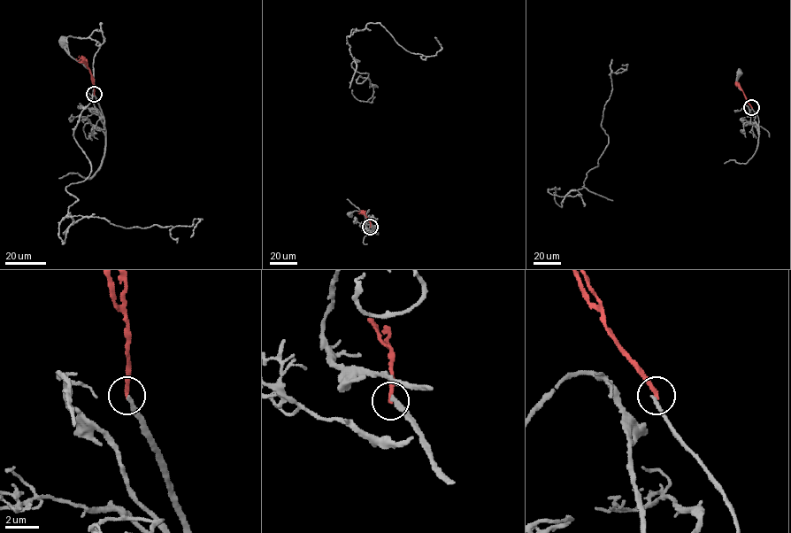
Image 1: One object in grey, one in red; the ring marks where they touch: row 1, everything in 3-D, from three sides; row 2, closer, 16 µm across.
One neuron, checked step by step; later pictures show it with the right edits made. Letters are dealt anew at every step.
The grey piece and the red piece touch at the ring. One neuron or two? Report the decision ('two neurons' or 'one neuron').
two neurons

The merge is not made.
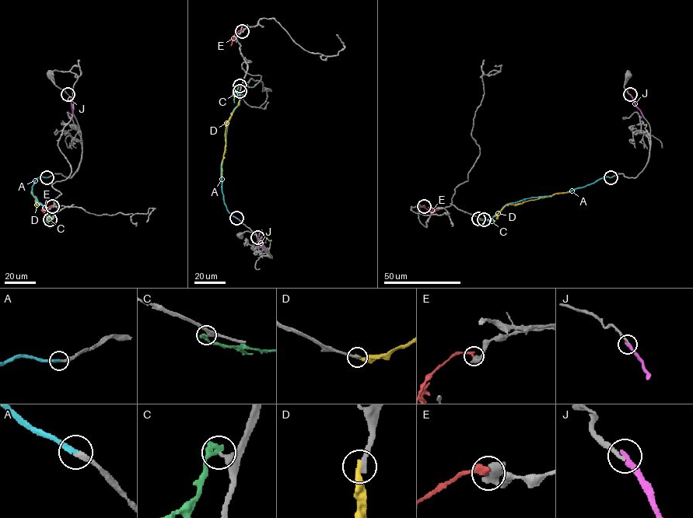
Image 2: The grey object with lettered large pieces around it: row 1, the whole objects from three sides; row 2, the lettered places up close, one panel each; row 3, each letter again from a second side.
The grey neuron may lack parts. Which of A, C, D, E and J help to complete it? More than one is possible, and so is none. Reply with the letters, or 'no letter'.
A, J

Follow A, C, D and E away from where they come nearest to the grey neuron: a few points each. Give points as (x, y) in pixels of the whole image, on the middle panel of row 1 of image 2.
A: (236, 218), (230, 213), (223, 200), (221, 166), (229, 118), (240, 99), (237, 96)
C: (239, 85), (234, 103)
D: (239, 91), (239, 104), (233, 111), (225, 131), (222, 176)
E: (242, 31), (234, 35), (230, 46)

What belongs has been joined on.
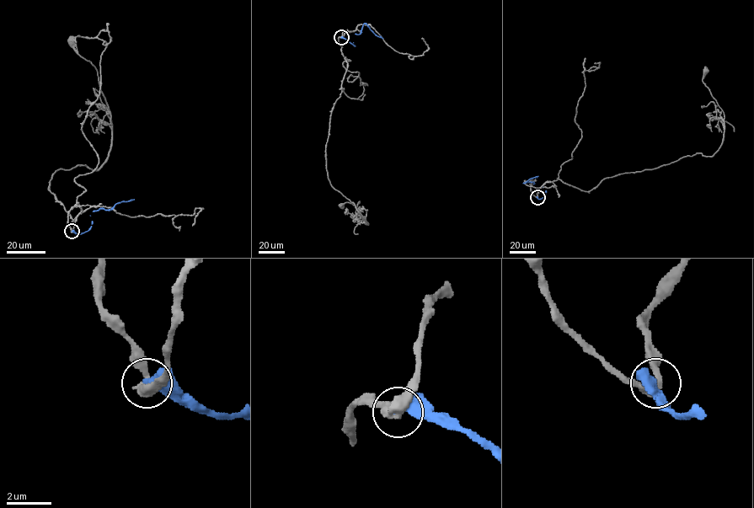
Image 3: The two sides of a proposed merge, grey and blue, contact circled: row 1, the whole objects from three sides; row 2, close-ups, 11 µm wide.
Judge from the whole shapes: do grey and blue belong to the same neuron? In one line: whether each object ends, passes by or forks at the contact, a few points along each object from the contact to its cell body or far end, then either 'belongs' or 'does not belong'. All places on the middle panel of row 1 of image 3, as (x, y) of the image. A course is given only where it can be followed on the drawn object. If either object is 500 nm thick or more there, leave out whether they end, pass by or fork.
grey passes by | blue ends | grey via (341, 37), (347, 67), (329, 118), (326, 169), (331, 185), (354, 204), (367, 224), (354, 205), (341, 205) | blue via (341, 37), (355, 45), (357, 34), (366, 24), (382, 38) | does not belong

